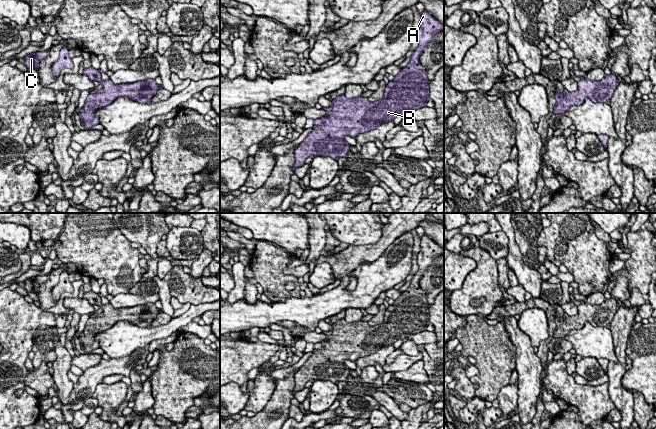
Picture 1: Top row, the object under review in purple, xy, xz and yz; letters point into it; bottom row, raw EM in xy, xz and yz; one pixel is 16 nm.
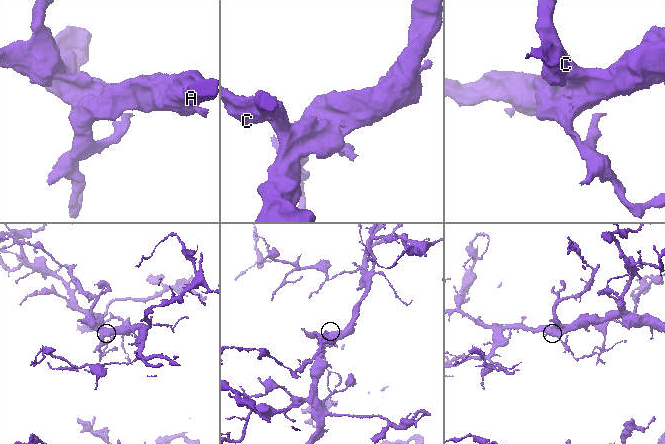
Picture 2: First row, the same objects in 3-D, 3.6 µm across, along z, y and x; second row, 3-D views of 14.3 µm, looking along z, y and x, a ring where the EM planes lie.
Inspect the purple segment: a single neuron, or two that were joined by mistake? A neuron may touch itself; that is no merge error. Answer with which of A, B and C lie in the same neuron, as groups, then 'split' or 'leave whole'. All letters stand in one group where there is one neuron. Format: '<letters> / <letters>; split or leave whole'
A B C; leave whole

